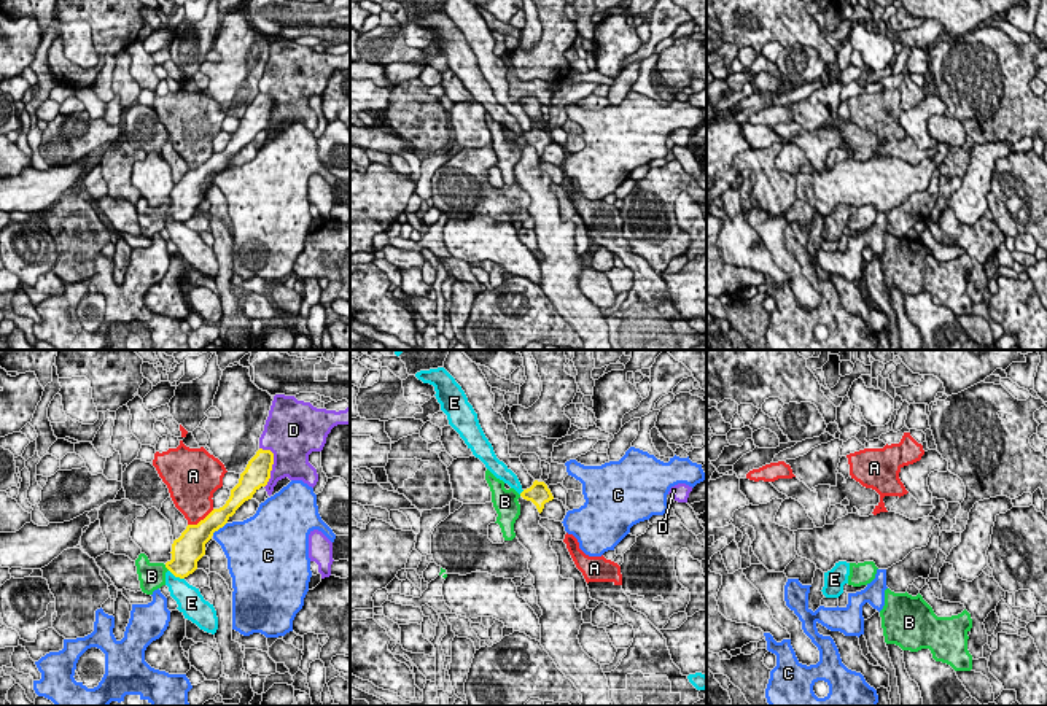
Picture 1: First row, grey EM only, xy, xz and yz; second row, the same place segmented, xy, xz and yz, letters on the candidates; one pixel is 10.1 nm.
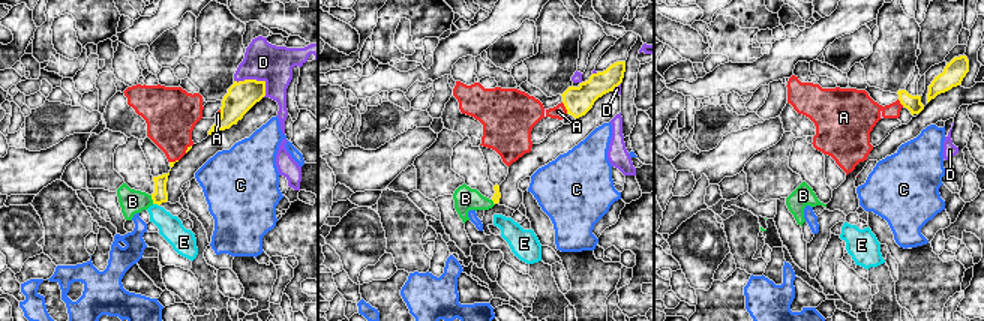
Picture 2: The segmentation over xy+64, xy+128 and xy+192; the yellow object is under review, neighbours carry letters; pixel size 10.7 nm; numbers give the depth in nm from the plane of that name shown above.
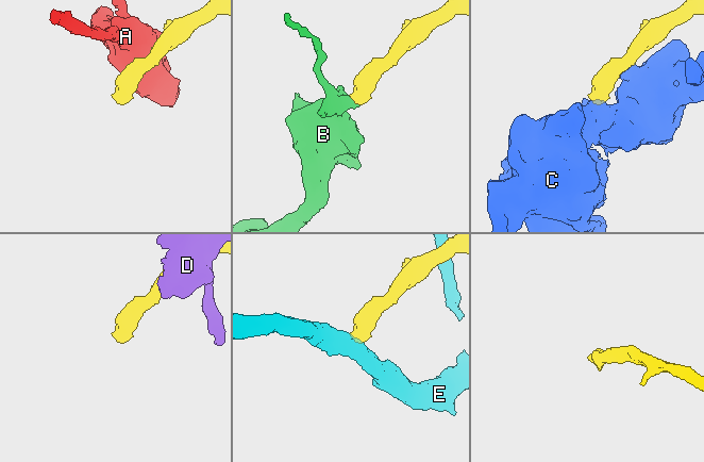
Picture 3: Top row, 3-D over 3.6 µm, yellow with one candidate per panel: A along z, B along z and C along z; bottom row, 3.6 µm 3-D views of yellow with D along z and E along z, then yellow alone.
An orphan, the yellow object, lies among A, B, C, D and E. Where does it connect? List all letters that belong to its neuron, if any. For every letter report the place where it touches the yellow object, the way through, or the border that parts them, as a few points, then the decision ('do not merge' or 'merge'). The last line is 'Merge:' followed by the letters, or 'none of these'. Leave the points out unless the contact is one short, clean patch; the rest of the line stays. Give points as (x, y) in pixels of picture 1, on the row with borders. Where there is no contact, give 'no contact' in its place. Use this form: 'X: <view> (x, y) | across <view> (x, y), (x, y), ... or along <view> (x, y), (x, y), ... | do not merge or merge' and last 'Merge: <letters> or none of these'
A: xy (201, 520) | do not merge
B: xy (167, 568) | across xy (186, 552), (167, 568), (151, 576) | merge
C: xy (218, 528) | along xy (226, 522), (212, 535) | do not merge
D: xy (271, 465) | do not merge
E: xy (177, 576) | along xy (169, 570), (183, 579) | do not merge
Merge: B

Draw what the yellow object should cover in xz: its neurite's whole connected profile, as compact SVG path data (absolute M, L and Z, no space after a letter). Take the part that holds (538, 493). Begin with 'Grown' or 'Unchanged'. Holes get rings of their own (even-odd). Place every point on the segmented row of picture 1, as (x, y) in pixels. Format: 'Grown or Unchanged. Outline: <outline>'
Unchanged. Outline: M535 480L530 488L524 490L520 496L527 501L531 501L539 514L543 512L544 504L554 499L547 485L538 480Z

